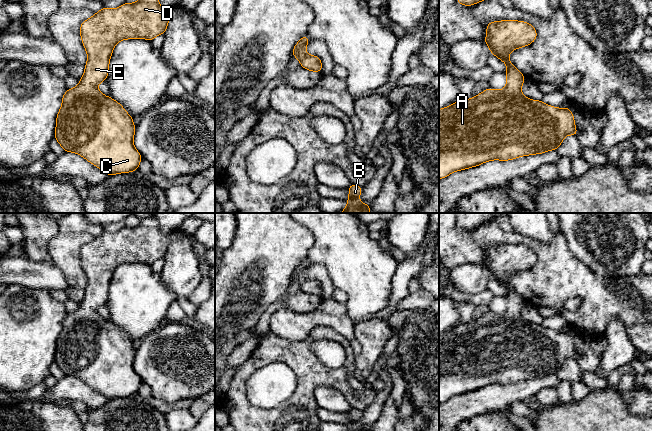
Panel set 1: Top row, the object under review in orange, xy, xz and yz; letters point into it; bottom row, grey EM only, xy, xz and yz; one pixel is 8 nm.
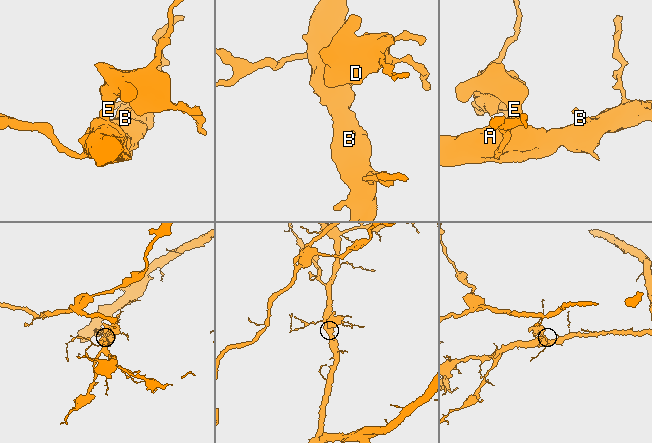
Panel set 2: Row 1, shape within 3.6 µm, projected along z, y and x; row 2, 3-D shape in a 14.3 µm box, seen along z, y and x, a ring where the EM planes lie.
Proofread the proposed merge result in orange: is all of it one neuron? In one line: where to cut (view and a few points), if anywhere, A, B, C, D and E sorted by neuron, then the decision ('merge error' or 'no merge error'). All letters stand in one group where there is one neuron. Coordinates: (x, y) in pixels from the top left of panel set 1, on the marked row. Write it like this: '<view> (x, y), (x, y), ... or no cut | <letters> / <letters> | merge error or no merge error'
no cut | A B C D E | no merge error

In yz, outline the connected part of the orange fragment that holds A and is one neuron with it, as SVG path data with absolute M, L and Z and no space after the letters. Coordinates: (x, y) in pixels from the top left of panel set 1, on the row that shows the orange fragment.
M503 20L488 23L486 30L487 35L484 42L489 47L491 54L506 63L506 87L502 90L488 88L471 99L458 100L439 110L439 179L455 171L479 166L487 161L508 161L521 156L557 150L566 135L577 136L578 133L574 114L568 107L555 108L544 104L541 100L528 99L521 92L521 86L526 77L509 61L509 54L514 49L533 43L537 38L536 29L525 21Z

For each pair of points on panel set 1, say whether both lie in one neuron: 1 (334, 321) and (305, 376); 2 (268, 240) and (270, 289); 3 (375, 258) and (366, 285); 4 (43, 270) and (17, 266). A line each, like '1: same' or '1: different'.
1: different
2: same
3: same
4: same

